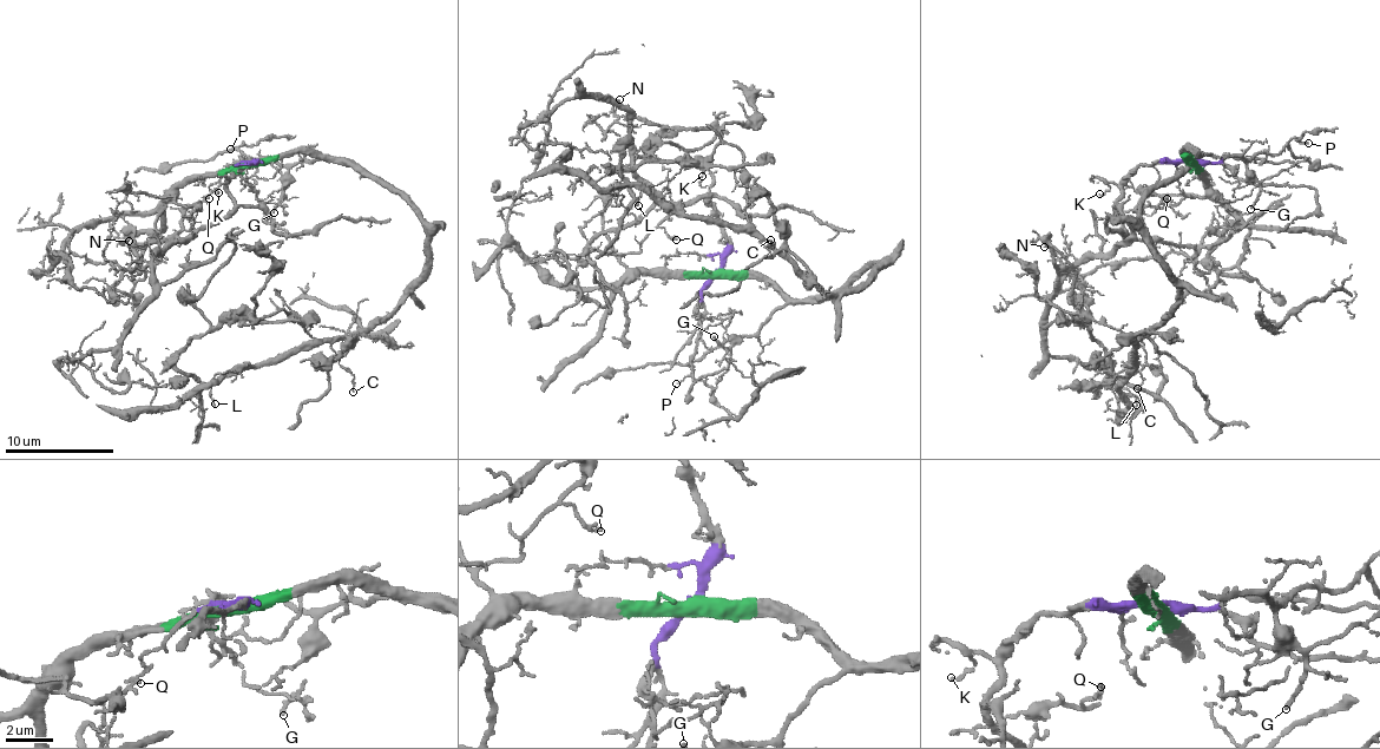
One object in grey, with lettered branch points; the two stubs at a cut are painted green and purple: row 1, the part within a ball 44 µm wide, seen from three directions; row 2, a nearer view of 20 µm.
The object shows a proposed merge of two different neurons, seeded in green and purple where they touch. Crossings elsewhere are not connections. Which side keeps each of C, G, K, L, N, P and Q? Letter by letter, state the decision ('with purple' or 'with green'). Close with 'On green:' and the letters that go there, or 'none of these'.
C: with green
G: with green
K: with purple
L: with green
N: with purple
P: with green
Q: with green
On green: C, G, L, P, Q

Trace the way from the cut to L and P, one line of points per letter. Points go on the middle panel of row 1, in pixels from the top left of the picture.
L: (716, 274), (822, 300), (878, 268), (828, 293), (758, 237), (676, 216), (642, 194), (637, 204)
P: (716, 274), (758, 276), (786, 302), (750, 335), (729, 337), (704, 352), (691, 363), (692, 372), (676, 382)

